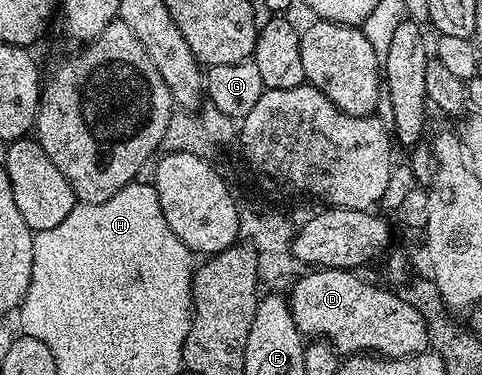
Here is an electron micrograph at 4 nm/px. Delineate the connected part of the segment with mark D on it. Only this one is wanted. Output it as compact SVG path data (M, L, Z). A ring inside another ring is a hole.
M312 269L304 273L294 283L295 286L289 293L291 303L291 315L295 321L295 327L308 339L323 339L331 343L340 355L359 356L364 352L370 352L375 356L385 358L414 358L422 354L429 346L429 332L427 321L409 304L409 300L402 293L394 294L383 286L374 286L362 278L362 273L354 270L324 270Z

